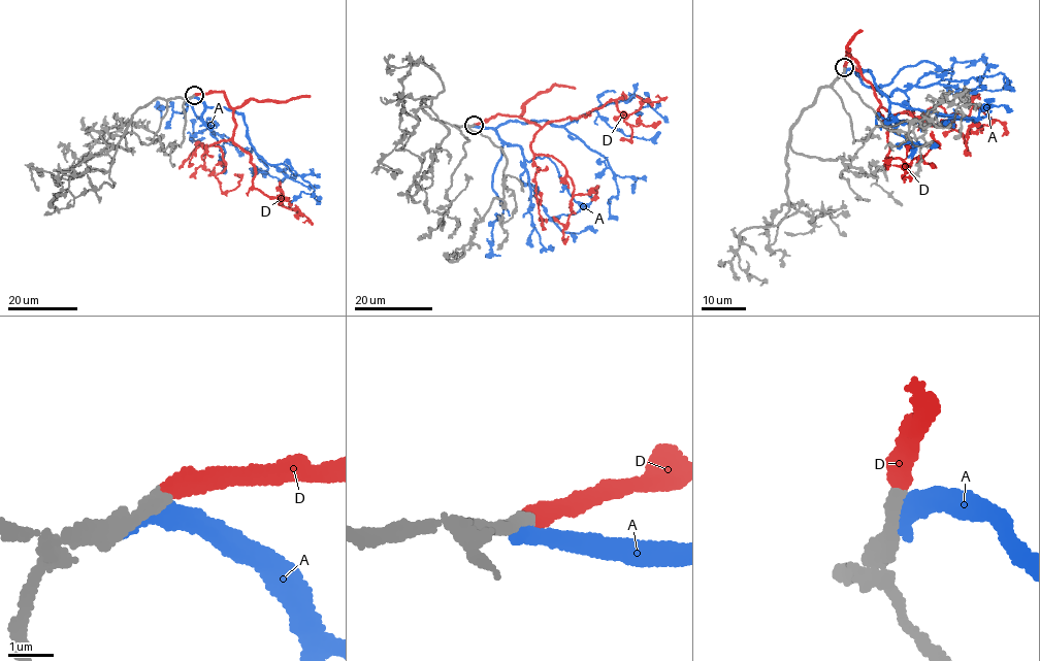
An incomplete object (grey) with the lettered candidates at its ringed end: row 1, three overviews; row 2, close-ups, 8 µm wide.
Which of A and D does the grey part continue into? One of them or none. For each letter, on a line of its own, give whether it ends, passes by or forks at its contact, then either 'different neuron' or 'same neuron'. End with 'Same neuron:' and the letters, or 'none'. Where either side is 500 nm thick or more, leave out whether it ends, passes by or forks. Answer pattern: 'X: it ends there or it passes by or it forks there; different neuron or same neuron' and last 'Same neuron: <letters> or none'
A: it ends there; different neuron
D: it ends there; same neuron
Same neuron: D

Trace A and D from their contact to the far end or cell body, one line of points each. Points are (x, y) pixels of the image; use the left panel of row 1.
A: (192, 96), (238, 112), (256, 154), (312, 185), (311, 194), (302, 192), (291, 202)
D: (194, 95), (221, 92), (232, 108), (231, 137), (210, 144), (226, 164), (223, 192), (239, 185), (234, 174)

